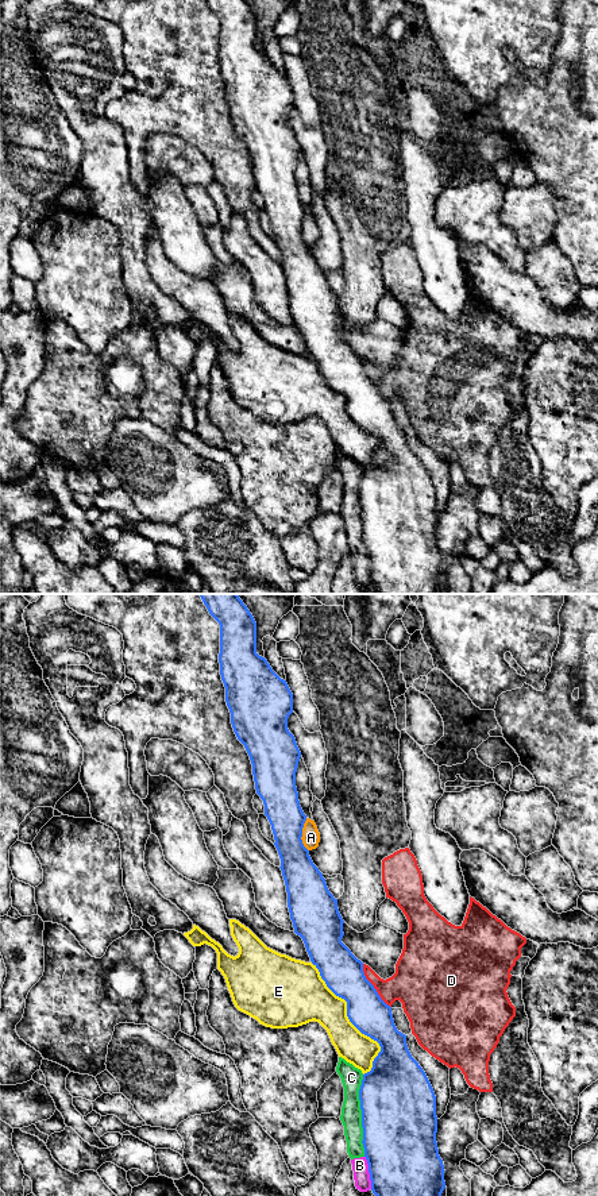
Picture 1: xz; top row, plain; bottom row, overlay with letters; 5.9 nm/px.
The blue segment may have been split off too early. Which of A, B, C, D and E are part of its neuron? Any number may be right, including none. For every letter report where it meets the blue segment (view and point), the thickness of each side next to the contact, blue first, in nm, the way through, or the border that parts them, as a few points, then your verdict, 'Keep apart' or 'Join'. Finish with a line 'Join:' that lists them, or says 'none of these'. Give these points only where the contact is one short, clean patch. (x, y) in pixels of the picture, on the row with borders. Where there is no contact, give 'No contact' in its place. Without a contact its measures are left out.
A: Touches blue at xz (301, 834). Thickness 220 nm (blue) against 110 nm. Boundary: xz (305, 818), (301, 843), (308, 851). Keep apart
B: Touches blue at xz (369, 1172). Thickness 440 nm (blue) against 100 nm. Boundary: xz (365, 1156), (369, 1164), (371, 1188). Keep apart
C: Touches blue at xz (362, 1115). Thickness 440 nm (blue) against 130 nm. Keep apart
D: Touches blue at xz (373, 986). Thickness 240 nm (blue) against 280 nm. Boundary: xz (362, 964), (365, 977), (390, 1007). Keep apart
E: Touches blue at xz (348, 1018). Thickness 240 nm (blue) against 240 nm. Keep apart
Join: none of these

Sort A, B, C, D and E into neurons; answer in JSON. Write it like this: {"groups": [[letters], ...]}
{"groups": [["A"], ["B", "C"], ["D"], ["E"]]}

